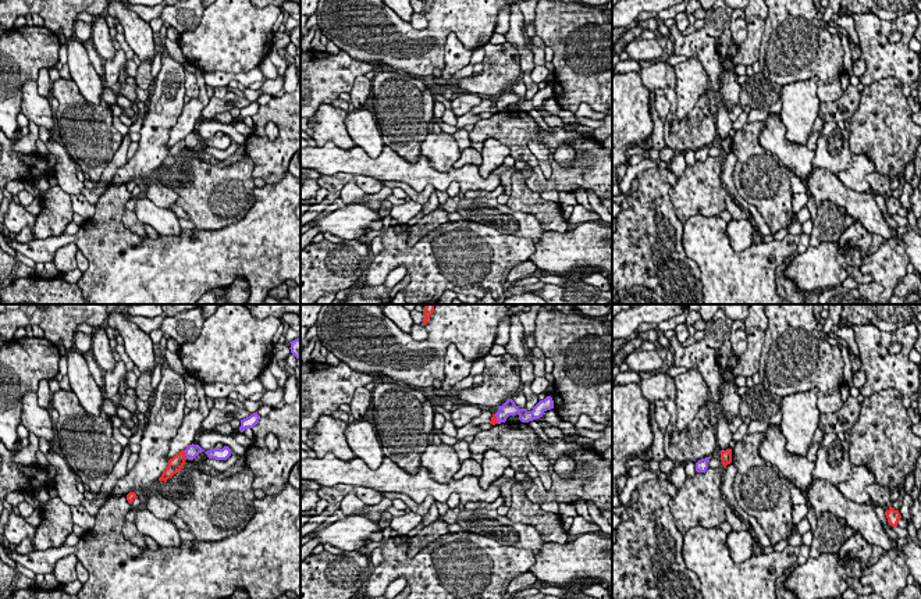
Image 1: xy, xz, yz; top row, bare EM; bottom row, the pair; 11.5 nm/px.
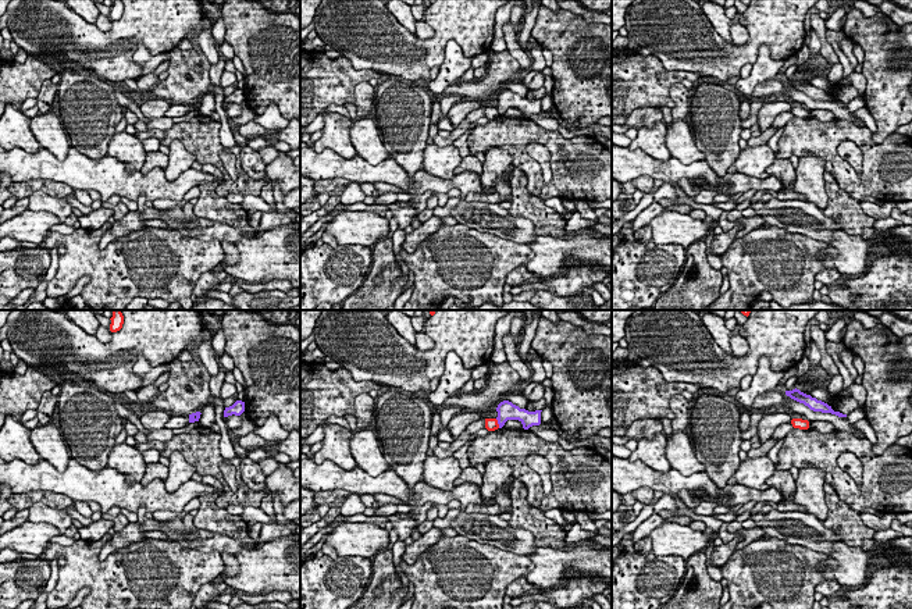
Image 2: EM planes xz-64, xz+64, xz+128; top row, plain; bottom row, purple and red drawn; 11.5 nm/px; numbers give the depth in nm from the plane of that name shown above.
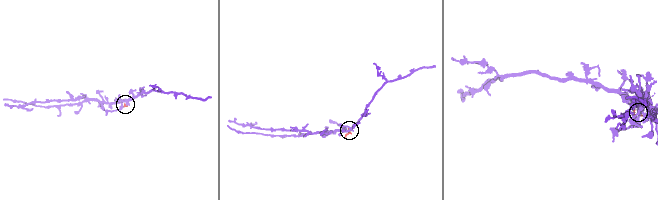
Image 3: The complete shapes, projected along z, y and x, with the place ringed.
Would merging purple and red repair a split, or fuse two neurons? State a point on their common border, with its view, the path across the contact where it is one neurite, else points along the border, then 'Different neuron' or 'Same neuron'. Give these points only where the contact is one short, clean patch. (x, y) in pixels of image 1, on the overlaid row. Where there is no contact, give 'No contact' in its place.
Touches purple at xy (185, 455). Boundary: xy (182, 450), (187, 457). Different neuron

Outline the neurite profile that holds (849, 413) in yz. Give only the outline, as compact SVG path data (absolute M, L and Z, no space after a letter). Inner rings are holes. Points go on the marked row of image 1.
M849 395L842 409L836 411L838 420L843 428L843 432L851 429L860 416L861 403L857 397Z

